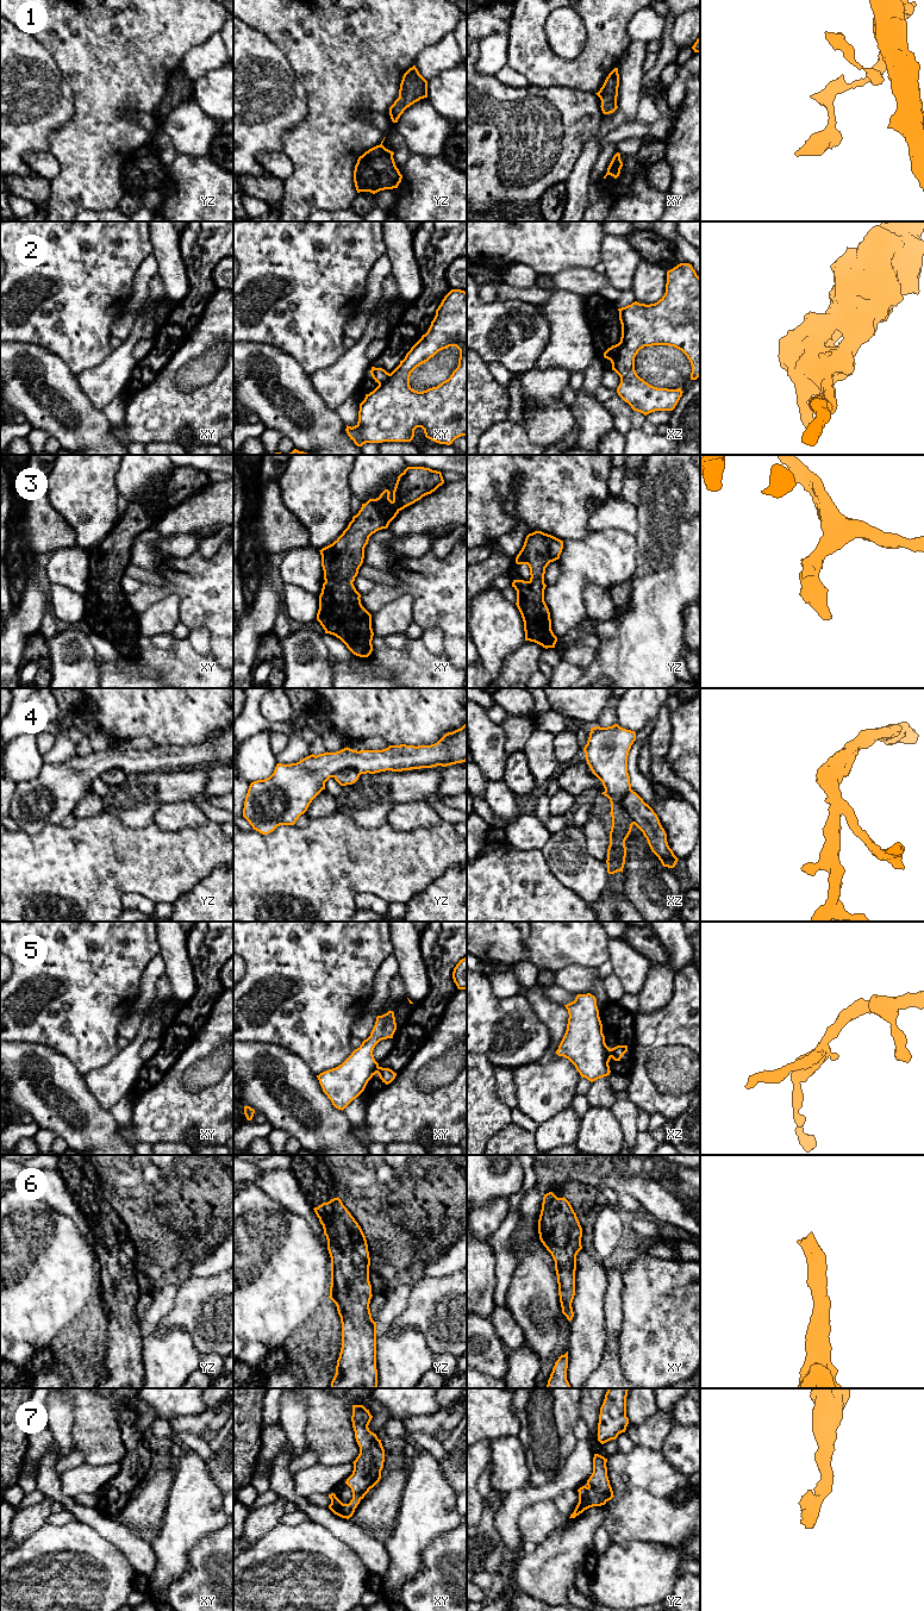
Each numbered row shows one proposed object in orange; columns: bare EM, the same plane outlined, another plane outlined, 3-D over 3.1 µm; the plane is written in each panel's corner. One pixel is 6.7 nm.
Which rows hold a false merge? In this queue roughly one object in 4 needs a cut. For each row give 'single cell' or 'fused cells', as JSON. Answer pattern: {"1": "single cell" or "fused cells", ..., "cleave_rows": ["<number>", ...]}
{"1": "single cell", "2": "fused cells", "3": "single cell", "4": "fused cells", "5": "fused cells", "6": "single cell", "7": "single cell", "cleave_rows": ["2", "4", "5"]}

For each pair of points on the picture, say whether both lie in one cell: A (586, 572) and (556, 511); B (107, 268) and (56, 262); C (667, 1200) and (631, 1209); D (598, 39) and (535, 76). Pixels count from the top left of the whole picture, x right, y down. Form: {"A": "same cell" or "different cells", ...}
{"A": "different cells", "B": "same cell", "C": "different cells", "D": "same cell"}

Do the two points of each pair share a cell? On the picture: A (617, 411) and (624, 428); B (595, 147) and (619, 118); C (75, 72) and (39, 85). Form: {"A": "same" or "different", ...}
{"A": "same", "B": "same", "C": "different"}

